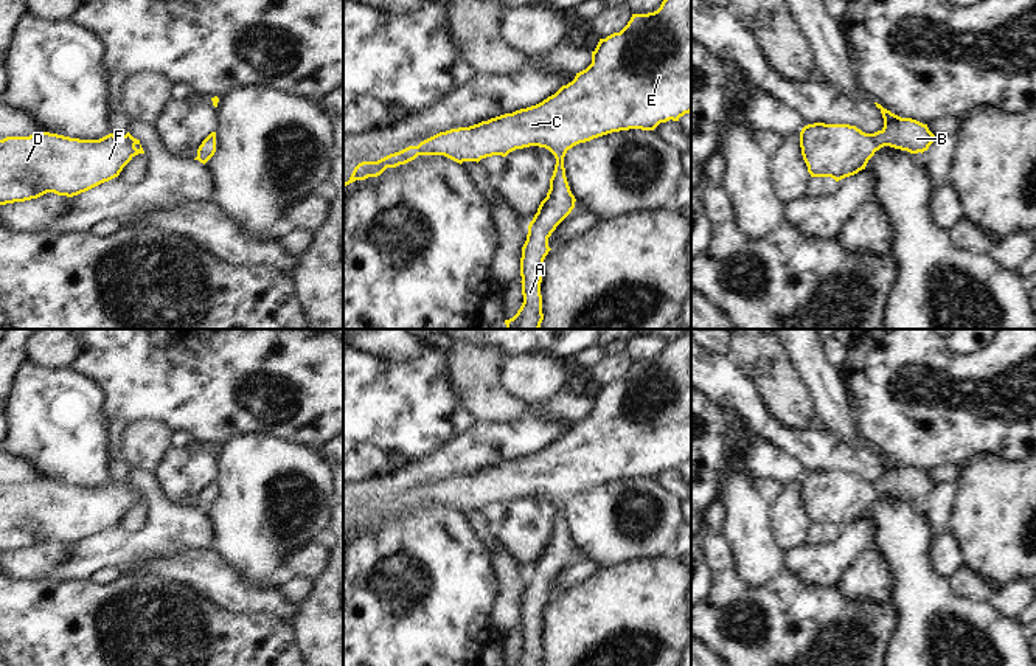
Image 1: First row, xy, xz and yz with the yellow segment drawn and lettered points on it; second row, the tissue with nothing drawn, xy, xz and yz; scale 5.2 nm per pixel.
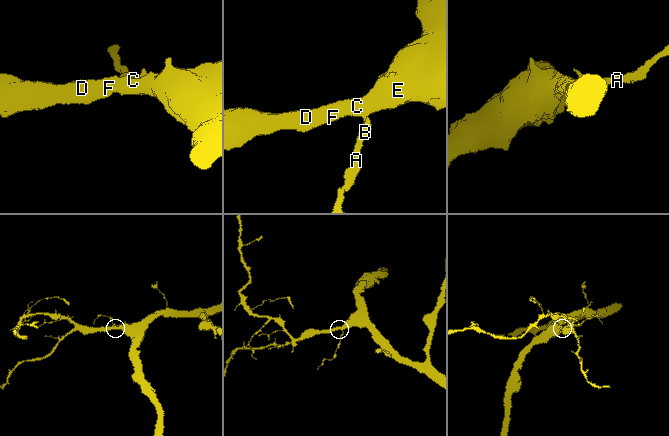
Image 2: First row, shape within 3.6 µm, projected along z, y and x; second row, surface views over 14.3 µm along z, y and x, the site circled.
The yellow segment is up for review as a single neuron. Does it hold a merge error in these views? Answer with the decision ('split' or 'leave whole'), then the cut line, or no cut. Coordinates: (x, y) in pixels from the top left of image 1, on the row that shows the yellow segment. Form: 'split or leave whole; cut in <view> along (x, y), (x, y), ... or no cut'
leave whole; no cut

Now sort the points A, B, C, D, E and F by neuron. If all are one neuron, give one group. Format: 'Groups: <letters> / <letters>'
Groups: A B C D E F

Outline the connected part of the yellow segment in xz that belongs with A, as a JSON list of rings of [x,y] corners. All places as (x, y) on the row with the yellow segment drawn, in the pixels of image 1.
[[[663,0],[660,8],[648,14],[632,14],[620,31],[600,39],[592,51],[592,64],[576,73],[575,79],[562,85],[542,102],[505,113],[469,127],[440,132],[418,146],[408,146],[377,161],[359,163],[345,186],[368,177],[381,175],[387,168],[396,168],[418,155],[444,155],[457,163],[480,161],[481,158],[506,157],[516,149],[539,146],[548,149],[555,158],[547,197],[528,225],[522,247],[520,276],[523,303],[517,314],[505,320],[506,329],[539,329],[542,314],[542,264],[548,251],[548,238],[575,208],[564,157],[568,149],[593,138],[629,129],[654,130],[660,123],[679,121],[691,112],[691,0]]]

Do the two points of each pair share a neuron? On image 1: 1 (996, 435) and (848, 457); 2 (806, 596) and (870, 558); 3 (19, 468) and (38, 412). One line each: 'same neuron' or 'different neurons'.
1: different neurons
2: different neurons
3: different neurons

